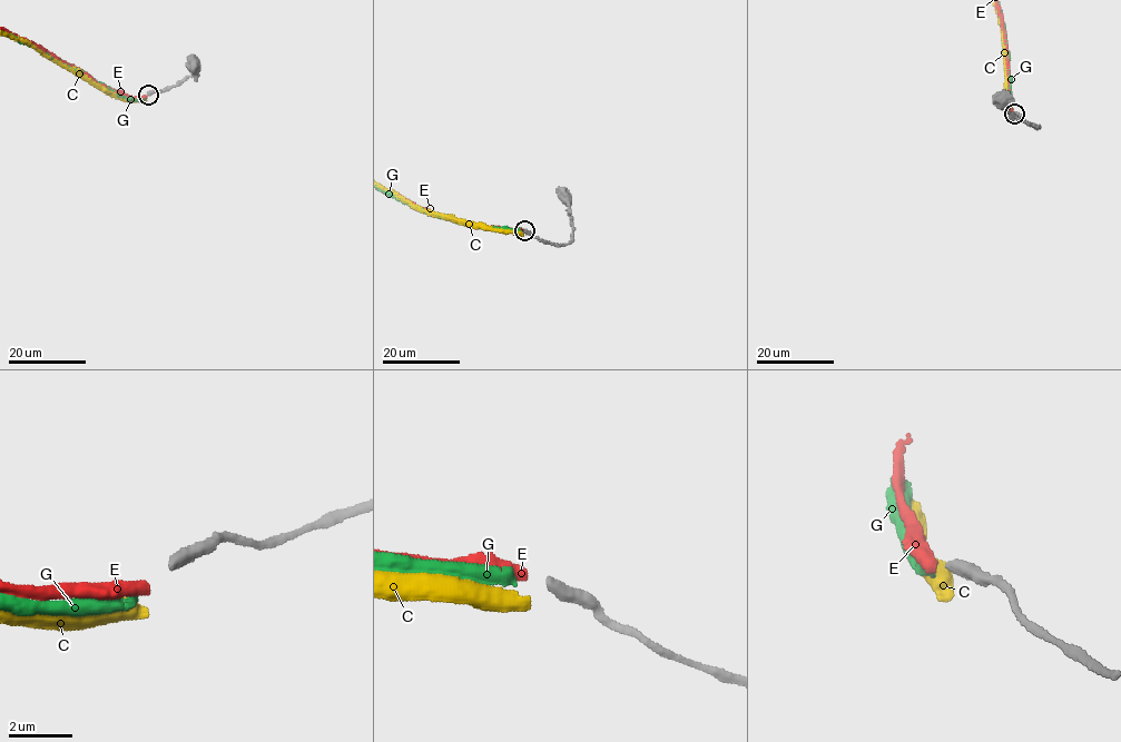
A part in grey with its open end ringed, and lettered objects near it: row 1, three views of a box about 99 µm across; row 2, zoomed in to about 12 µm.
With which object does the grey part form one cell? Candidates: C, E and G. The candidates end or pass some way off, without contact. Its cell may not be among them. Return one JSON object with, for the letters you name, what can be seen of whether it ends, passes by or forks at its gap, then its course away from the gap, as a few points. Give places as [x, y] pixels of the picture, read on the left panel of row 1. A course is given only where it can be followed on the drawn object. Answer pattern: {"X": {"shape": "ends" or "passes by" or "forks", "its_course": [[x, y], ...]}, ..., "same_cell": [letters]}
{"same_cell": []}

